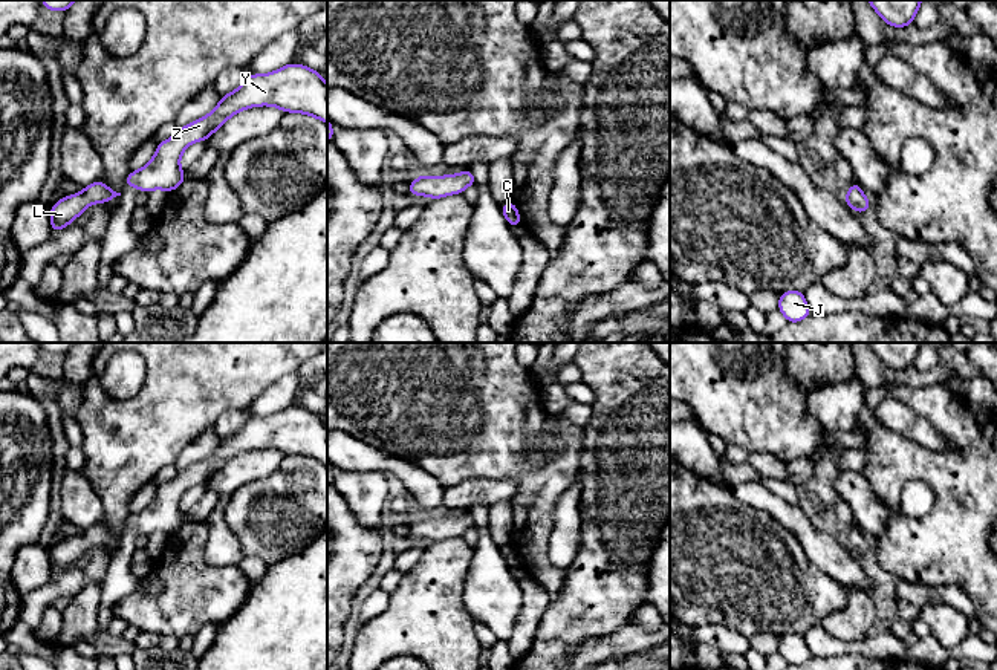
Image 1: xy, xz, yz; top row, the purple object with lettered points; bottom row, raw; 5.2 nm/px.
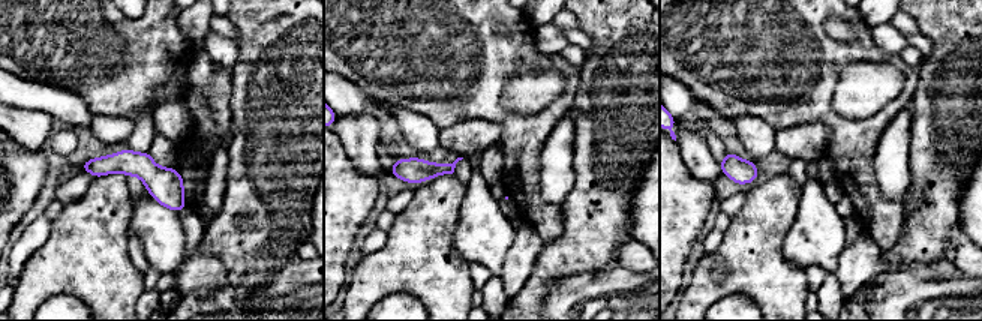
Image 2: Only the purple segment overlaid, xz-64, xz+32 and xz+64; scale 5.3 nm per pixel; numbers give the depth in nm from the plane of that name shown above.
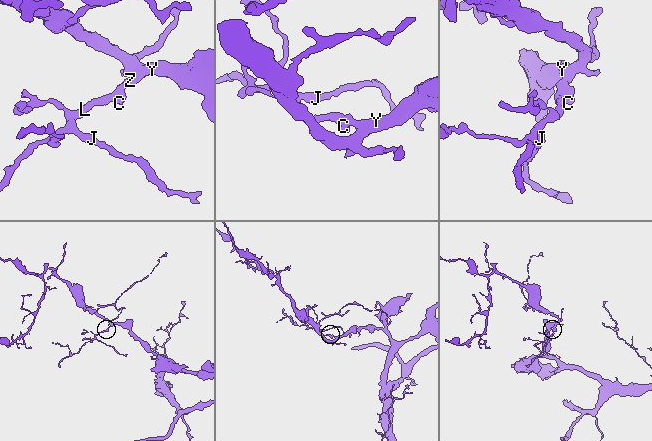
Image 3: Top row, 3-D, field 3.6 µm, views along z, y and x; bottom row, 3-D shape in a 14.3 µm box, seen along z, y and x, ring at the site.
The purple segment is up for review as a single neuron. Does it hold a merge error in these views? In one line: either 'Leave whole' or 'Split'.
Leave whole

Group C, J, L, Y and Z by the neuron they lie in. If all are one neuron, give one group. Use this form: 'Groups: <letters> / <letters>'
Groups: C J L Y Z

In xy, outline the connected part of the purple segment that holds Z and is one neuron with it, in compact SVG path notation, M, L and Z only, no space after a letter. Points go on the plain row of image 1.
M294 405L265 418L249 416L239 431L220 441L213 454L159 485L153 502L141 512L128 516L124 531L135 528L138 534L161 531L171 535L187 520L179 508L183 493L193 485L206 483L237 454L255 448L304 456L327 467L327 425L318 413Z

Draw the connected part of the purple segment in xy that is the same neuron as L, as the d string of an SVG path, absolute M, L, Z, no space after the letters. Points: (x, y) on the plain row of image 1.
M96 523L83 531L78 537L61 540L49 554L52 575L55 577L70 568L89 548L112 545L116 538L121 538L121 535Z

